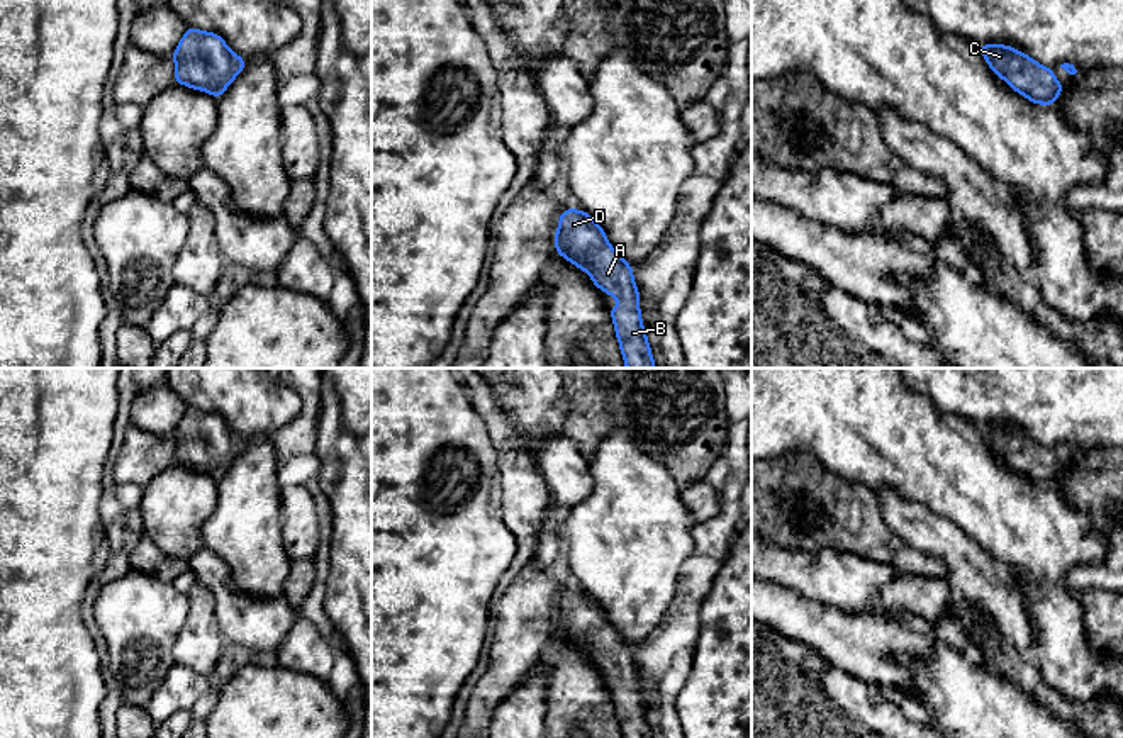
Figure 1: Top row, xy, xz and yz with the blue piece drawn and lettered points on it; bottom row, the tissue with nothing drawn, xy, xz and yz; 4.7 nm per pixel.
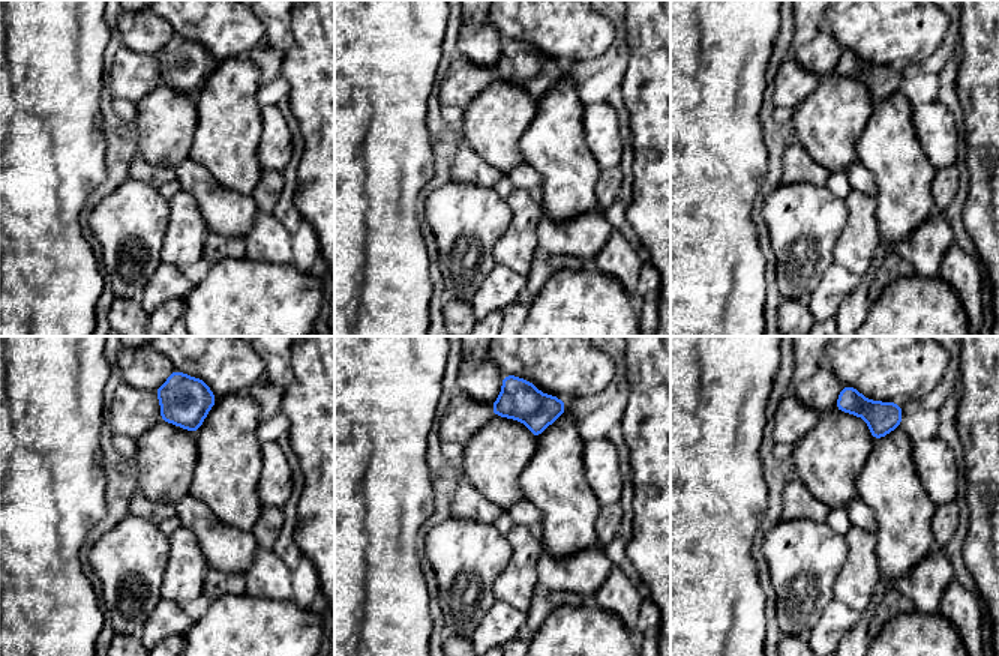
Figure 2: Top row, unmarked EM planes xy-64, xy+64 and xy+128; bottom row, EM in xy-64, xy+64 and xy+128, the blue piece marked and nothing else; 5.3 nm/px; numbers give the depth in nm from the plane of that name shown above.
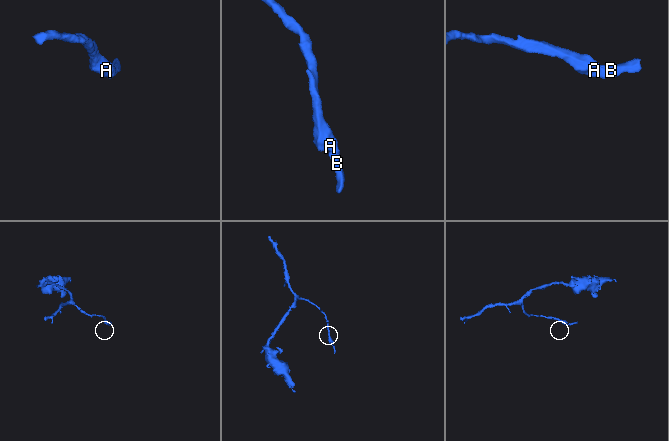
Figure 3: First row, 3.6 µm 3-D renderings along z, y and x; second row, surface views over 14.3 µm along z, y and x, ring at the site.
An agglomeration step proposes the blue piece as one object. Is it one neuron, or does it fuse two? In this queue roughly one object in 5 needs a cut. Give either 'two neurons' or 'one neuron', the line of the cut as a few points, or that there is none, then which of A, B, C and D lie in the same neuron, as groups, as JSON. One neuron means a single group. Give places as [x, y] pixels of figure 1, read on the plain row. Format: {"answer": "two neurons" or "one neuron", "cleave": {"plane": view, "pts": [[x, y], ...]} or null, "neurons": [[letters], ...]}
{"answer": "one neuron", "cleave": null, "neurons": [["A", "B", "C", "D"]]}

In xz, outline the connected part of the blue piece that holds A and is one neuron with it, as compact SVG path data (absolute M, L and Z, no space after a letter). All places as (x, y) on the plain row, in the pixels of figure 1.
M565 589L555 612L555 631L589 653L599 670L624 680L609 687L623 738L653 738L641 704L633 646L609 624L595 599L582 589Z

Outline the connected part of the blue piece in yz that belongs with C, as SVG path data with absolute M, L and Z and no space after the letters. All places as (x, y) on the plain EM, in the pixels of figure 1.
M982 424L977 428L989 448L1030 482L1053 485L1062 473L1064 465L1055 460L1053 450L1042 446L1016 428L1003 424Z

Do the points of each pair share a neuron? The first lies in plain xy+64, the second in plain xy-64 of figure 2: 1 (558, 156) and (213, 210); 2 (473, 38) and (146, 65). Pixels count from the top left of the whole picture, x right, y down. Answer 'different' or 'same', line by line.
1: different
2: different

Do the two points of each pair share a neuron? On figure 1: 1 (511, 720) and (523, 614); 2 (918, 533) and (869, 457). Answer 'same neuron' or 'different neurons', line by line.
1: different neurons
2: different neurons

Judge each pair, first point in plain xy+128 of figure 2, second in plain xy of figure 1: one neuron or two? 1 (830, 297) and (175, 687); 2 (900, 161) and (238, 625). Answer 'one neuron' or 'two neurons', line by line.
1: one neuron
2: two neurons

